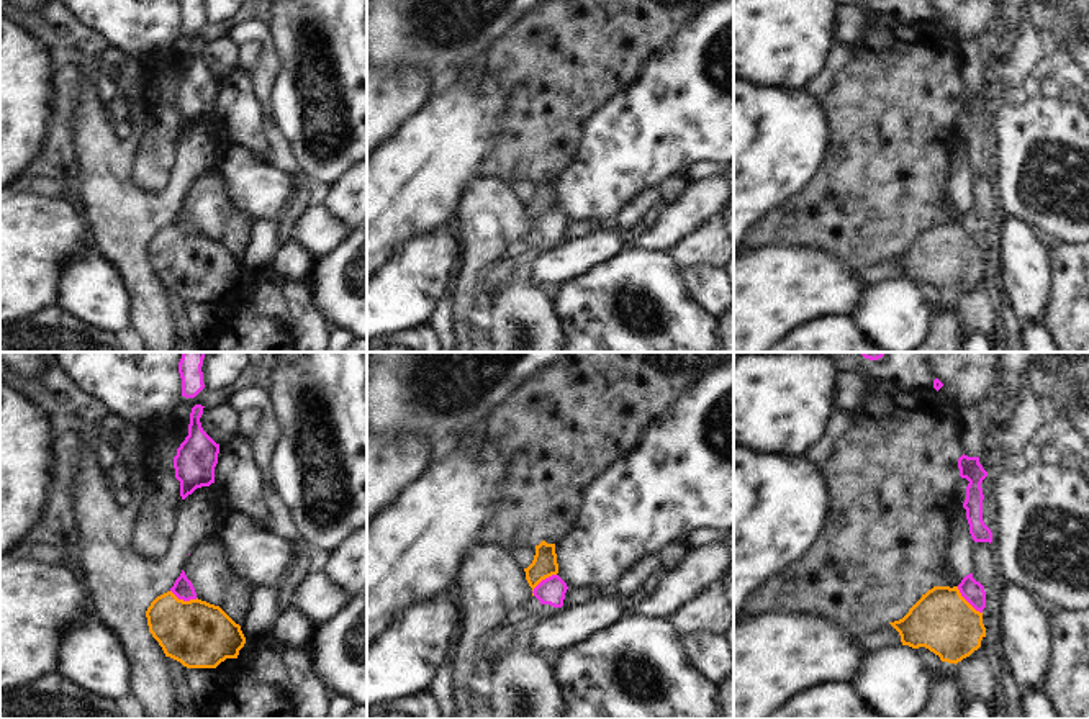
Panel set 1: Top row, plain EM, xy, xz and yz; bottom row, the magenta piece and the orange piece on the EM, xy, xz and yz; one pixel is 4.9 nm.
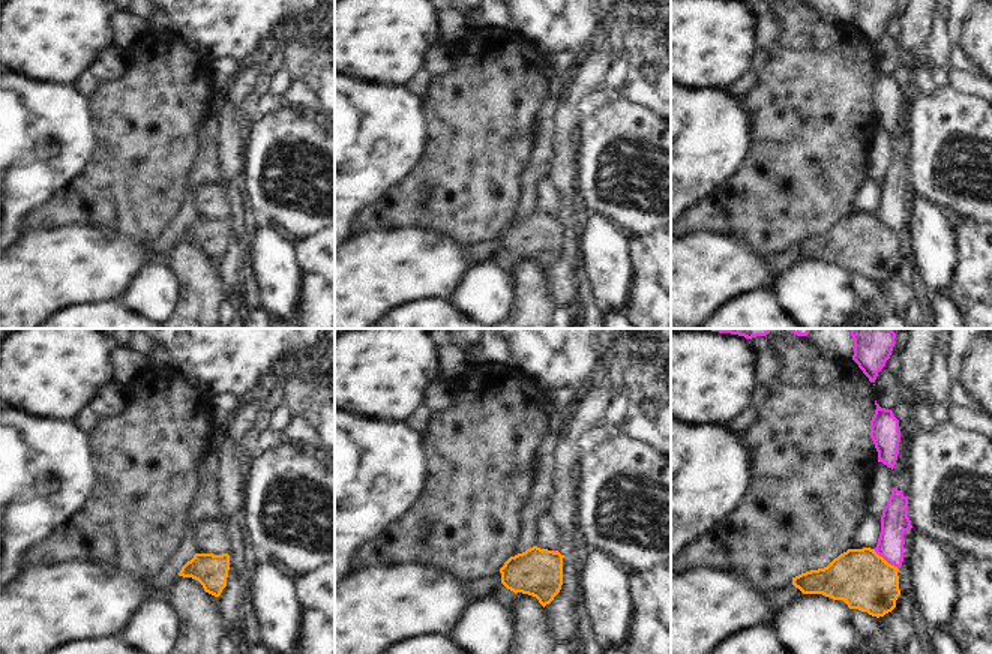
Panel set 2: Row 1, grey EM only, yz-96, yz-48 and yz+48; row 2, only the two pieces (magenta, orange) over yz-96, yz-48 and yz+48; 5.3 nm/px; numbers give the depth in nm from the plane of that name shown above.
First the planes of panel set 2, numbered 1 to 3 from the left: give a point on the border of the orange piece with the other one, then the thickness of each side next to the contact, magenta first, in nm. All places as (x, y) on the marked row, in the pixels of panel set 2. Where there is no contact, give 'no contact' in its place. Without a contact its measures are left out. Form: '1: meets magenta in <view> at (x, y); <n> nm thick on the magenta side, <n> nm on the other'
1: no contact
2: no contact
3: meets magenta in yz+48 at (886, 560); 150 nm thick on the magenta side, 320 nm on the other

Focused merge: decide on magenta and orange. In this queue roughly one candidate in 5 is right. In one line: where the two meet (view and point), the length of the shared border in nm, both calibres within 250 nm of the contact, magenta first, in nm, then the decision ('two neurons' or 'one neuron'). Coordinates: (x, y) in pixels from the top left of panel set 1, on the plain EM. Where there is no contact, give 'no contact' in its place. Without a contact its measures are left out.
contact yz (968, 235); length 180 nm; calibres 110 and 300 nm; two neurons

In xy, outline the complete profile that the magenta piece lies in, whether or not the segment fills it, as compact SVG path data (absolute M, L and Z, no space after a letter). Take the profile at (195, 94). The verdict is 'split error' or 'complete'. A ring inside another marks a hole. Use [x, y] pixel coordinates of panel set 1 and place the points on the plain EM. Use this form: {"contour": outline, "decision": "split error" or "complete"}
{"contour": "M195 38L190 46L188 69L174 90L175 111L180 115L180 129L185 133L197 121L215 116L215 100L218 97L219 77L216 77L201 61L201 38Z", "decision": "complete"}

